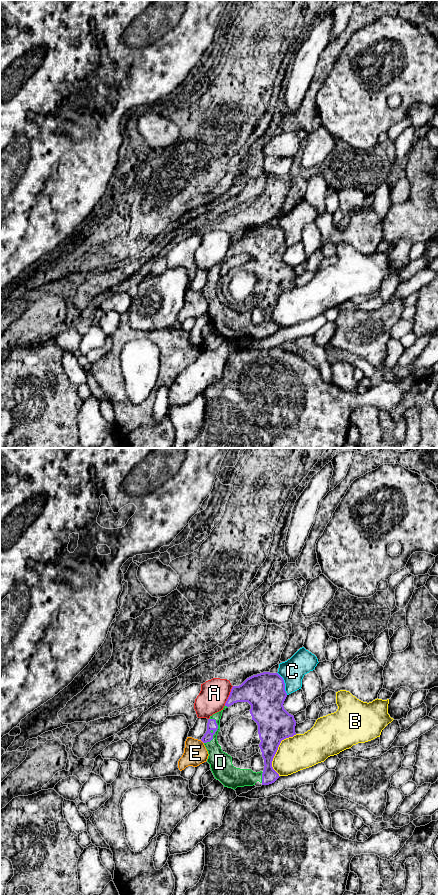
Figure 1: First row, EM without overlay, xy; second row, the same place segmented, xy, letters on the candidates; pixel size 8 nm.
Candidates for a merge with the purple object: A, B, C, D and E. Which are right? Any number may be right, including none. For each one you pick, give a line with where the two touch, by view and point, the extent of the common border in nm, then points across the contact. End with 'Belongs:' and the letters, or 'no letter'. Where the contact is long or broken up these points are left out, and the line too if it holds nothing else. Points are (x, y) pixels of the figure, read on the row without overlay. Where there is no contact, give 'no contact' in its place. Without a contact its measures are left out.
D: contact xy (215, 283); length 220 nm
Belongs: D

